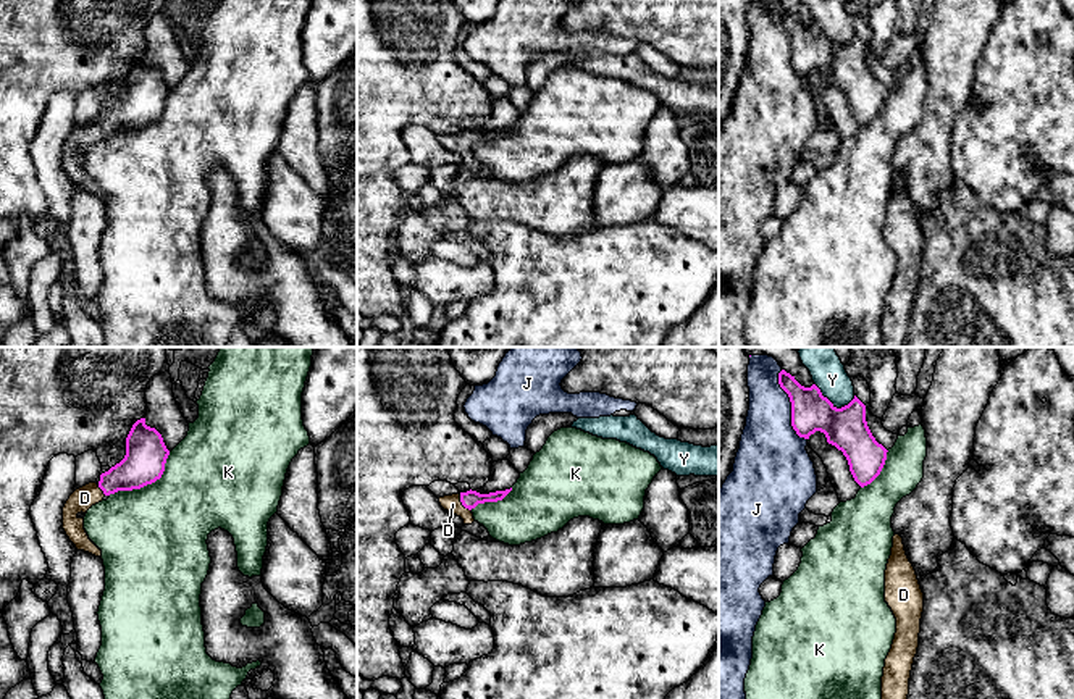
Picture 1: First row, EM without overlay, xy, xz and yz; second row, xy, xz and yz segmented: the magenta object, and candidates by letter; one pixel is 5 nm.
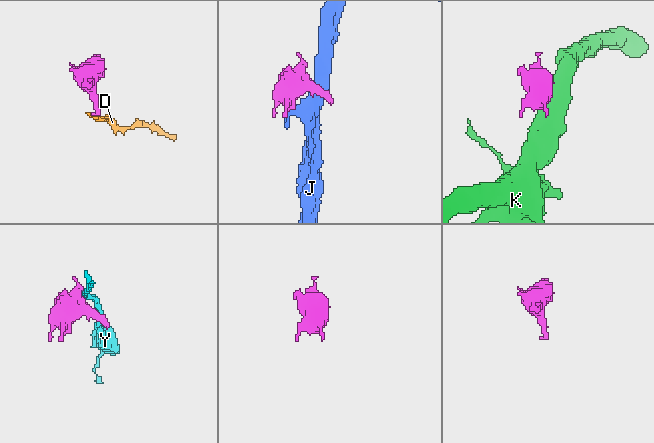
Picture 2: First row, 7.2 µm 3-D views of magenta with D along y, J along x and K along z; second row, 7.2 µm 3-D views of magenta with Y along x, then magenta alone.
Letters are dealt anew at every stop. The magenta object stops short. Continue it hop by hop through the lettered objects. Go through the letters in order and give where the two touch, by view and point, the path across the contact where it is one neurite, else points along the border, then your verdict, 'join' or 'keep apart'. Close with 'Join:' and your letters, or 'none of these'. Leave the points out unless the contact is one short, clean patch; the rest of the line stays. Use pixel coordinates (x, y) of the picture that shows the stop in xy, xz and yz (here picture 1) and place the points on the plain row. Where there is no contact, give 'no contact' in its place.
D: meets magenta in xz at (462, 142); runs through xz (470, 138), (462, 142), (453, 142); join
J: meets magenta in yz at (792, 46); keep apart
K: meets magenta in xy at (146, 123); border along xy (170, 91), (159, 117), (139, 126), (109, 133); keep apart
Y: meets magenta in yz at (832, 42); keep apart
Join: D

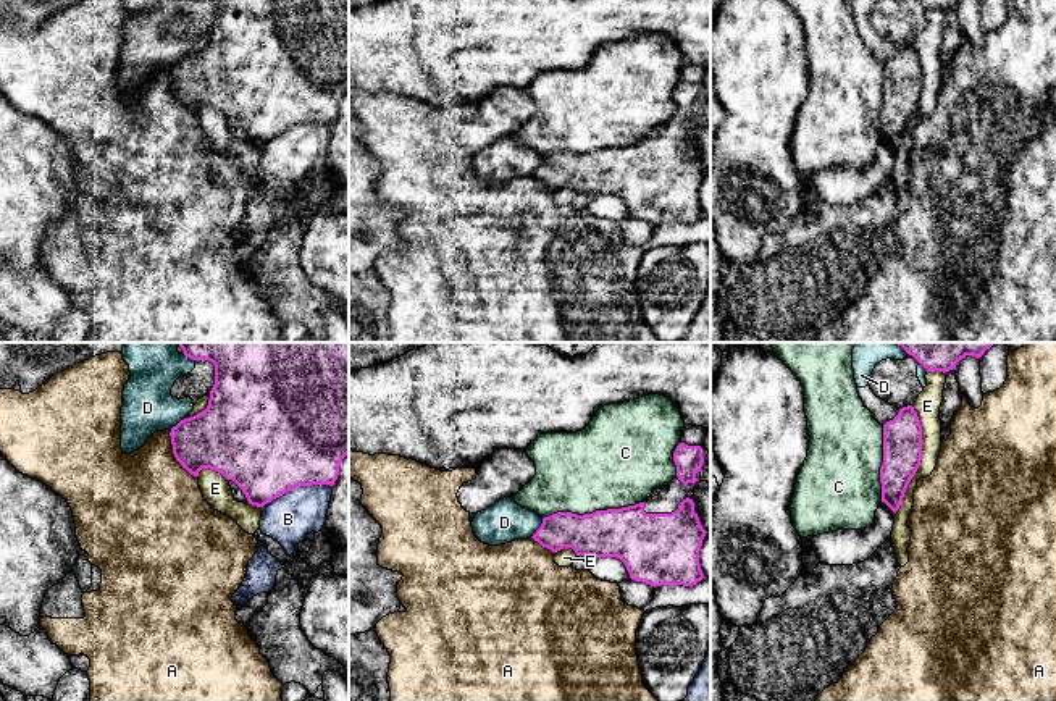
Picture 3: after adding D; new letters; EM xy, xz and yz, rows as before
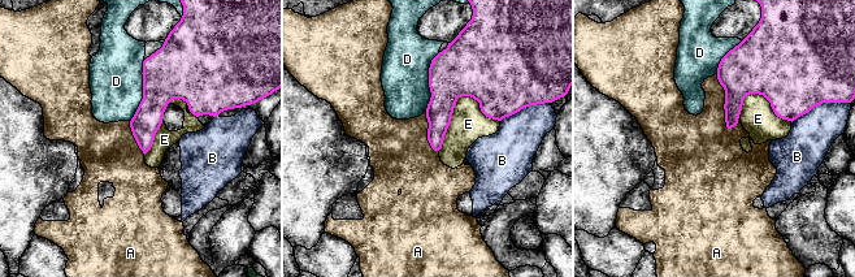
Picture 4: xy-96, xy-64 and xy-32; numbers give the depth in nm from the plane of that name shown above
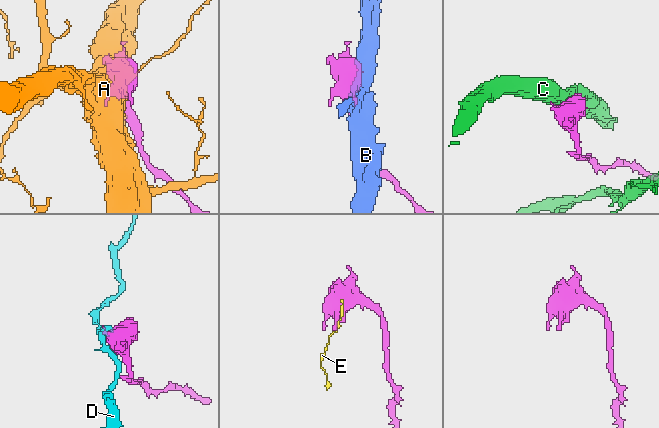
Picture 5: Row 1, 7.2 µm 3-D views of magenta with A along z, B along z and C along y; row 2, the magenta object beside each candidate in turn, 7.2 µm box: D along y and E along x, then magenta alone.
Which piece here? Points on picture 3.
A: meets magenta in xy at (173, 91); keep apart
B: meets magenta in xy at (296, 125); keep apart
C: meets magenta in xz at (593, 151); keep apart
D: meets magenta in xz at (538, 167); keep apart
E: meets magenta in yz at (921, 97); keep apart
Join: none of these

